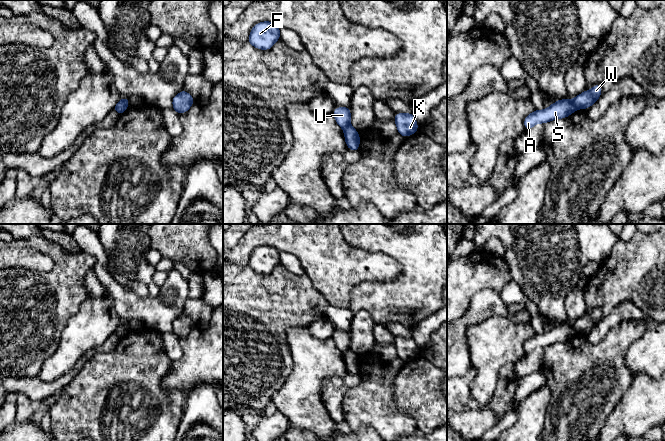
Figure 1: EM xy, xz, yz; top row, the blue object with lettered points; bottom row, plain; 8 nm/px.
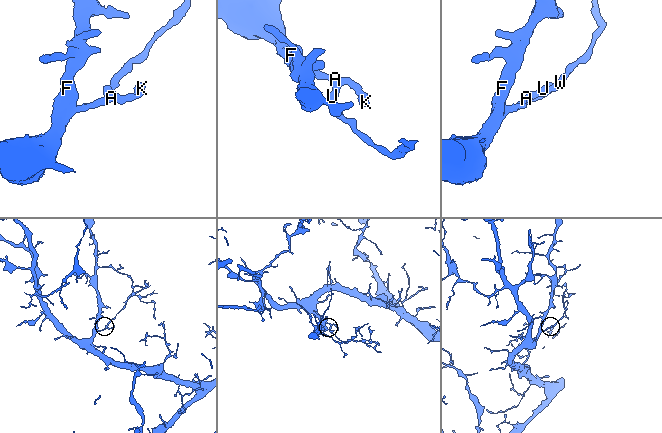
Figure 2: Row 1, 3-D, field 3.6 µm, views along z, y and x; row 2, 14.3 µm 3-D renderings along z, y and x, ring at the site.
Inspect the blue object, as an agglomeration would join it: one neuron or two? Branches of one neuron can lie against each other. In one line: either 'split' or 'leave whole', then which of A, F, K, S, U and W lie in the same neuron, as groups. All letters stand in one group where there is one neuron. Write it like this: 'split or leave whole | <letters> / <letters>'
split | A F K S U / W

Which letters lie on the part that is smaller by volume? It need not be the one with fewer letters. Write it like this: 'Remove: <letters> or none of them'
Remove: W

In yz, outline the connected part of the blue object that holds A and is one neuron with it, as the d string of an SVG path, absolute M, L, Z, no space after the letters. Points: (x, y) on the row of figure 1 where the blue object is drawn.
M561 99L554 102L544 110L534 110L525 117L525 130L530 130L538 123L545 124L555 119L563 119L571 115L577 110L575 103L570 99Z

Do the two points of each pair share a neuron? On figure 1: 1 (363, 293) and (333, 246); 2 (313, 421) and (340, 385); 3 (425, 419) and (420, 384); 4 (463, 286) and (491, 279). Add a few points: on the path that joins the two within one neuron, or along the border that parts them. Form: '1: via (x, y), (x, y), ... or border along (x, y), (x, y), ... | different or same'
1: border along (381, 281), (357, 284), (350, 292), (349, 307) | different
2: border along (322, 382), (323, 404), (328, 414), (339, 424) | different
3: via (425, 410), (425, 401), (420, 393) | same
4: via (470, 279), (484, 279) | same

